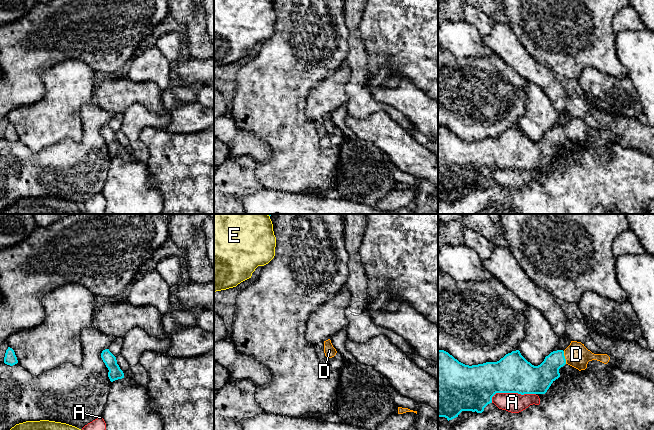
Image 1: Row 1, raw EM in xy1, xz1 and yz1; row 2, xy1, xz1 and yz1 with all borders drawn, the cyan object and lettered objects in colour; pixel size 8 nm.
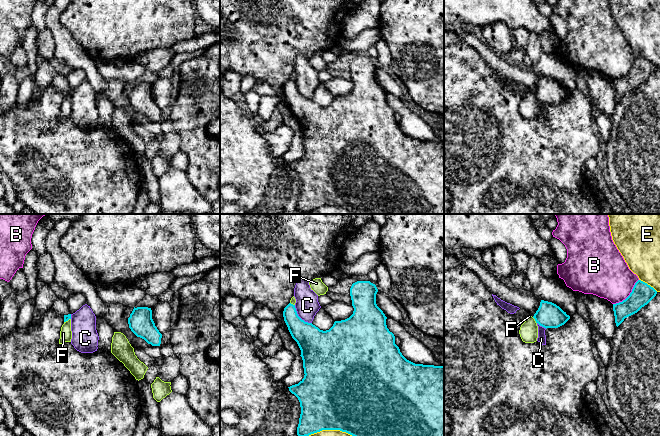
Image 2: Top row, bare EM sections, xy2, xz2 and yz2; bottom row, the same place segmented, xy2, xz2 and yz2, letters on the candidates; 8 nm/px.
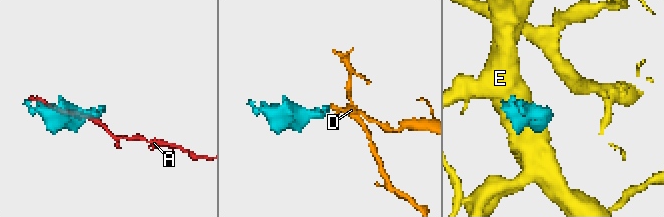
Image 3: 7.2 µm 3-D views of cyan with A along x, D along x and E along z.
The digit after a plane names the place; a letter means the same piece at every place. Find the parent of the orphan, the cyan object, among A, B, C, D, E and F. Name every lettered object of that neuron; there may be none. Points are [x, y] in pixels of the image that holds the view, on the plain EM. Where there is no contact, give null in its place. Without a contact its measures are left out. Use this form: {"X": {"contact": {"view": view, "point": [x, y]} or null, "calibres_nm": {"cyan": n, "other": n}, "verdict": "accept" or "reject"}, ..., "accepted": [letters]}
{"A": {"contact": {"view": "yz1", "point": [511, 168]}, "calibres_nm": {"cyan": 300, "other": 160}, "verdict": "reject"}, "B": {"contact": {"view": "yz2", "point": [629, 71]}, "calibres_nm": {"cyan": 170, "other": 360}, "verdict": "reject"}, "C": {"contact": {"view": "xz2", "point": [299, 93]}, "calibres_nm": {"cyan": 240, "other": 190}, "verdict": "reject"}, "D": {"contact": {"view": "yz1", "point": [564, 133]}, "calibres_nm": {"cyan": 200, "other": 190}, "verdict": "accept"}, "E": {"contact": {"view": "yz2", "point": [647, 60]}, "calibres_nm": {"cyan": 170, "other": 280}, "verdict": "reject"}, "F": {"contact": {"view": "yz2", "point": [535, 96]}, "calibres_nm": {"cyan": 200, "other": 150}, "verdict": "reject"}, "accepted": ["D"]}

